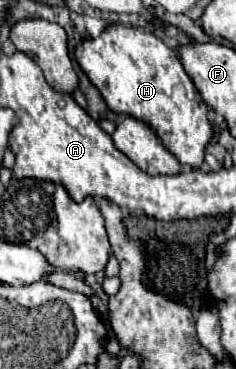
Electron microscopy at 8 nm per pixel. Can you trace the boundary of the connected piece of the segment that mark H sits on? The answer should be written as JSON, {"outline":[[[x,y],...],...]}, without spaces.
{"outline":[[[122,24],[108,26],[100,38],[88,38],[76,48],[76,60],[90,82],[102,92],[110,110],[150,124],[164,146],[182,164],[192,168],[204,164],[206,144],[214,136],[208,120],[208,106],[202,102],[200,92],[182,68],[178,54],[160,38],[140,28]]]}

